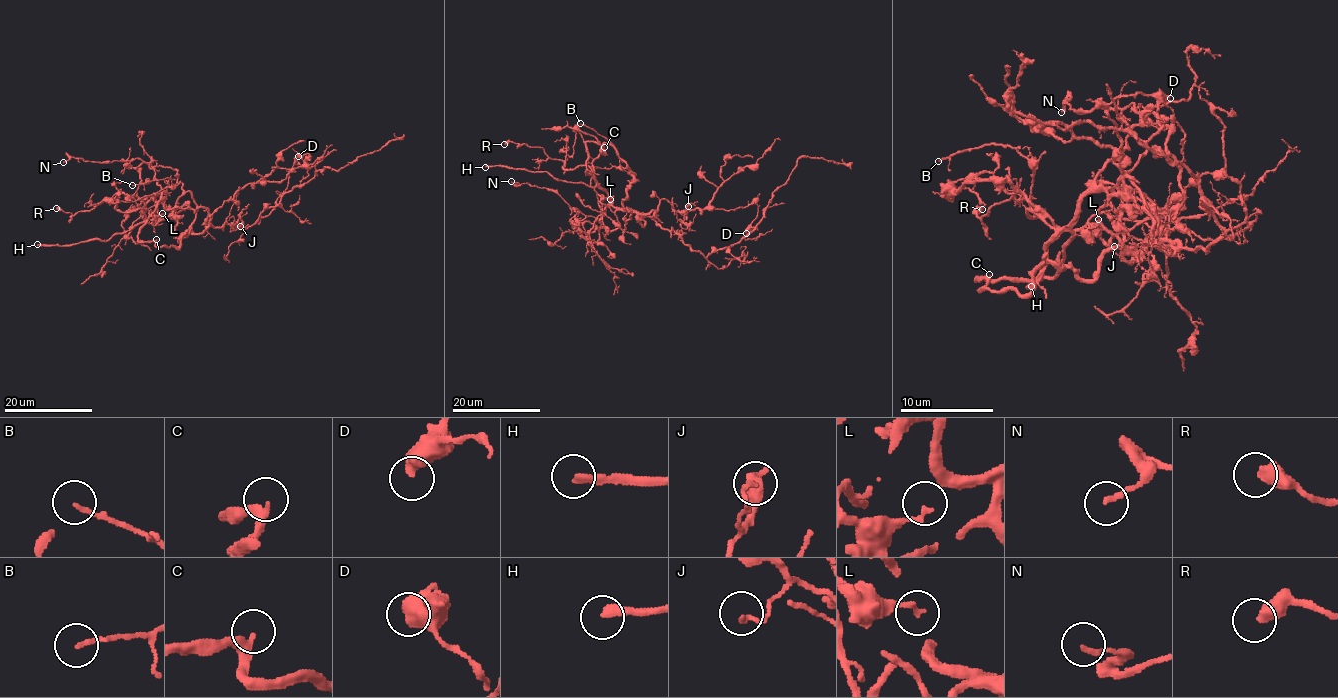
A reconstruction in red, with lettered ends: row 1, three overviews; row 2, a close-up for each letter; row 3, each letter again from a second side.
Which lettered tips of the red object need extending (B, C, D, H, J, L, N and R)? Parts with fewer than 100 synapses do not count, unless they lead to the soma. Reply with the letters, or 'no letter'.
H

